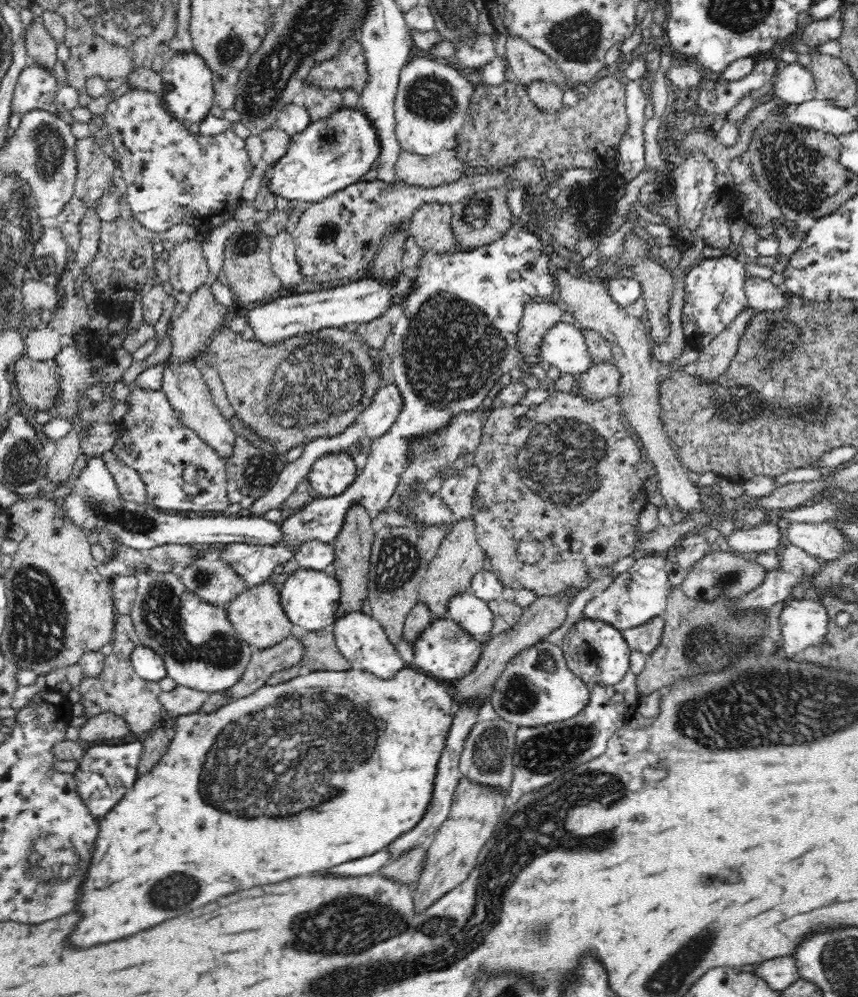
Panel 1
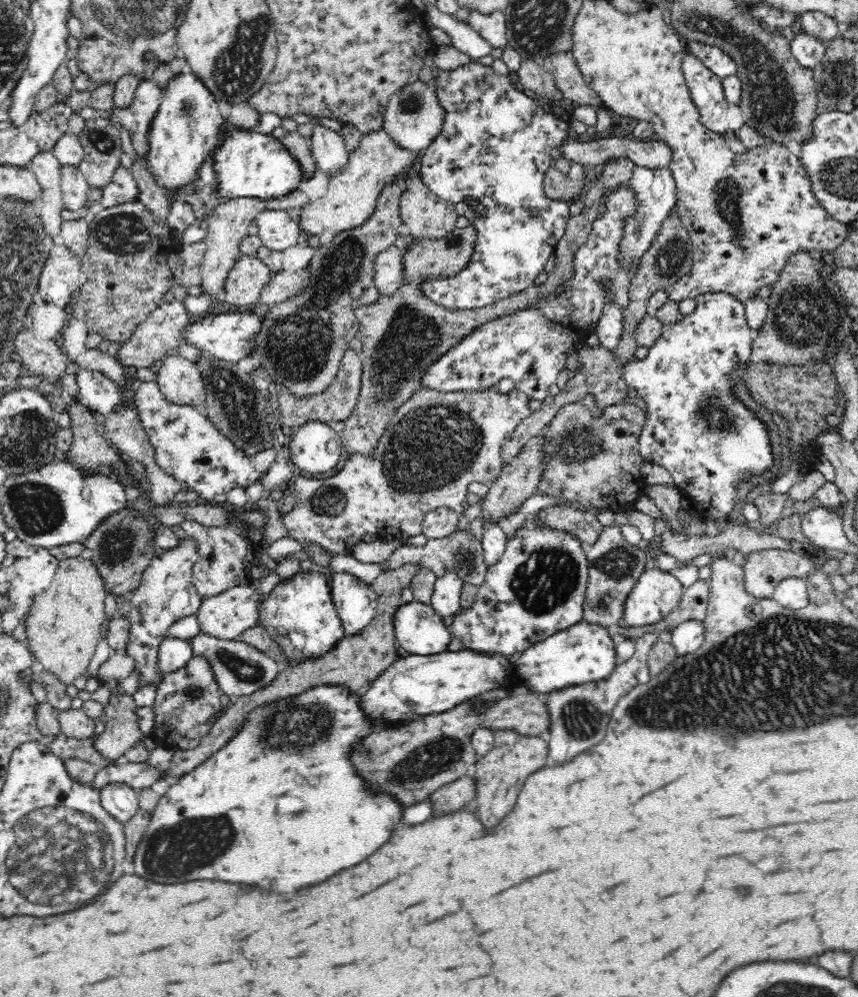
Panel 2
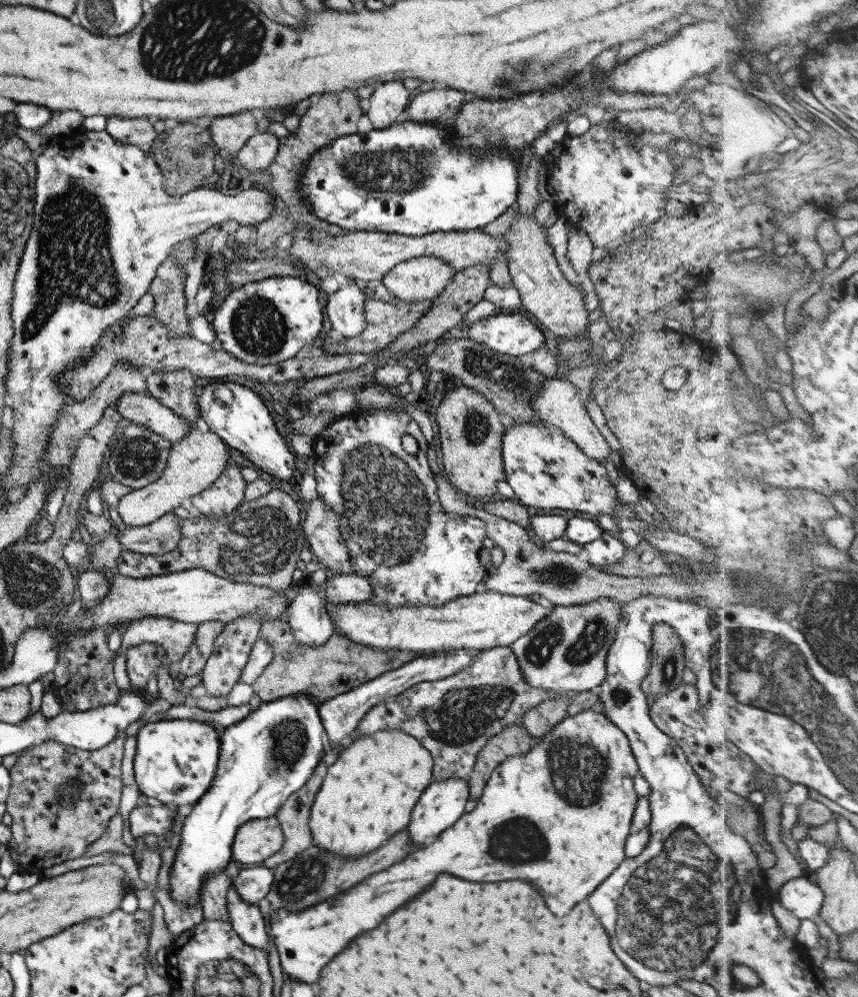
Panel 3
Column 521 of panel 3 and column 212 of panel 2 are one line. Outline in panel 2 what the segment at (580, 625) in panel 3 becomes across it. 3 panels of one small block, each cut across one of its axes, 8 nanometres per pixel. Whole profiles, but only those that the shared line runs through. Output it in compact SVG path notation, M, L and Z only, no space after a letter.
M200 632L198 636L190 638L190 643L192 643L194 655L202 655L202 657L208 659L208 663L210 663L212 671L214 671L215 682L219 684L222 693L231 699L251 696L258 690L269 686L278 677L283 666L274 661L273 658L260 652L257 648L237 639L220 640Z

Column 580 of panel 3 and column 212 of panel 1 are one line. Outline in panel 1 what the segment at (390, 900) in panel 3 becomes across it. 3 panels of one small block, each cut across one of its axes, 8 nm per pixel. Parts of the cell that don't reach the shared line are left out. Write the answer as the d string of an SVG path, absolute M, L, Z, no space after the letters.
M411 665L397 672L395 678L387 680L377 678L365 670L314 671L306 676L298 675L289 682L262 686L250 696L228 701L211 714L199 712L174 718L174 737L166 754L160 757L149 773L137 777L132 790L128 791L99 823L90 868L83 880L84 884L81 884L82 888L79 888L80 898L76 904L76 912L82 914L82 920L70 934L70 944L76 948L90 948L102 942L126 938L164 920L200 908L212 900L218 900L220 896L228 896L238 888L282 882L300 874L318 872L342 862L380 852L400 834L412 830L426 814L432 798L436 764L446 746L446 736L455 717L455 707L454 699L448 694L446 686Z

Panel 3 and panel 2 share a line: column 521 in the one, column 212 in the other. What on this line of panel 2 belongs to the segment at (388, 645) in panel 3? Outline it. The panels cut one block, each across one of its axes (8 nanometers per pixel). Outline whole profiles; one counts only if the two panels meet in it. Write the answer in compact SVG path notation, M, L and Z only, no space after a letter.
M251 584L234 585L216 596L205 597L195 614L200 630L212 638L234 640L245 630L259 624L259 606L262 598Z

